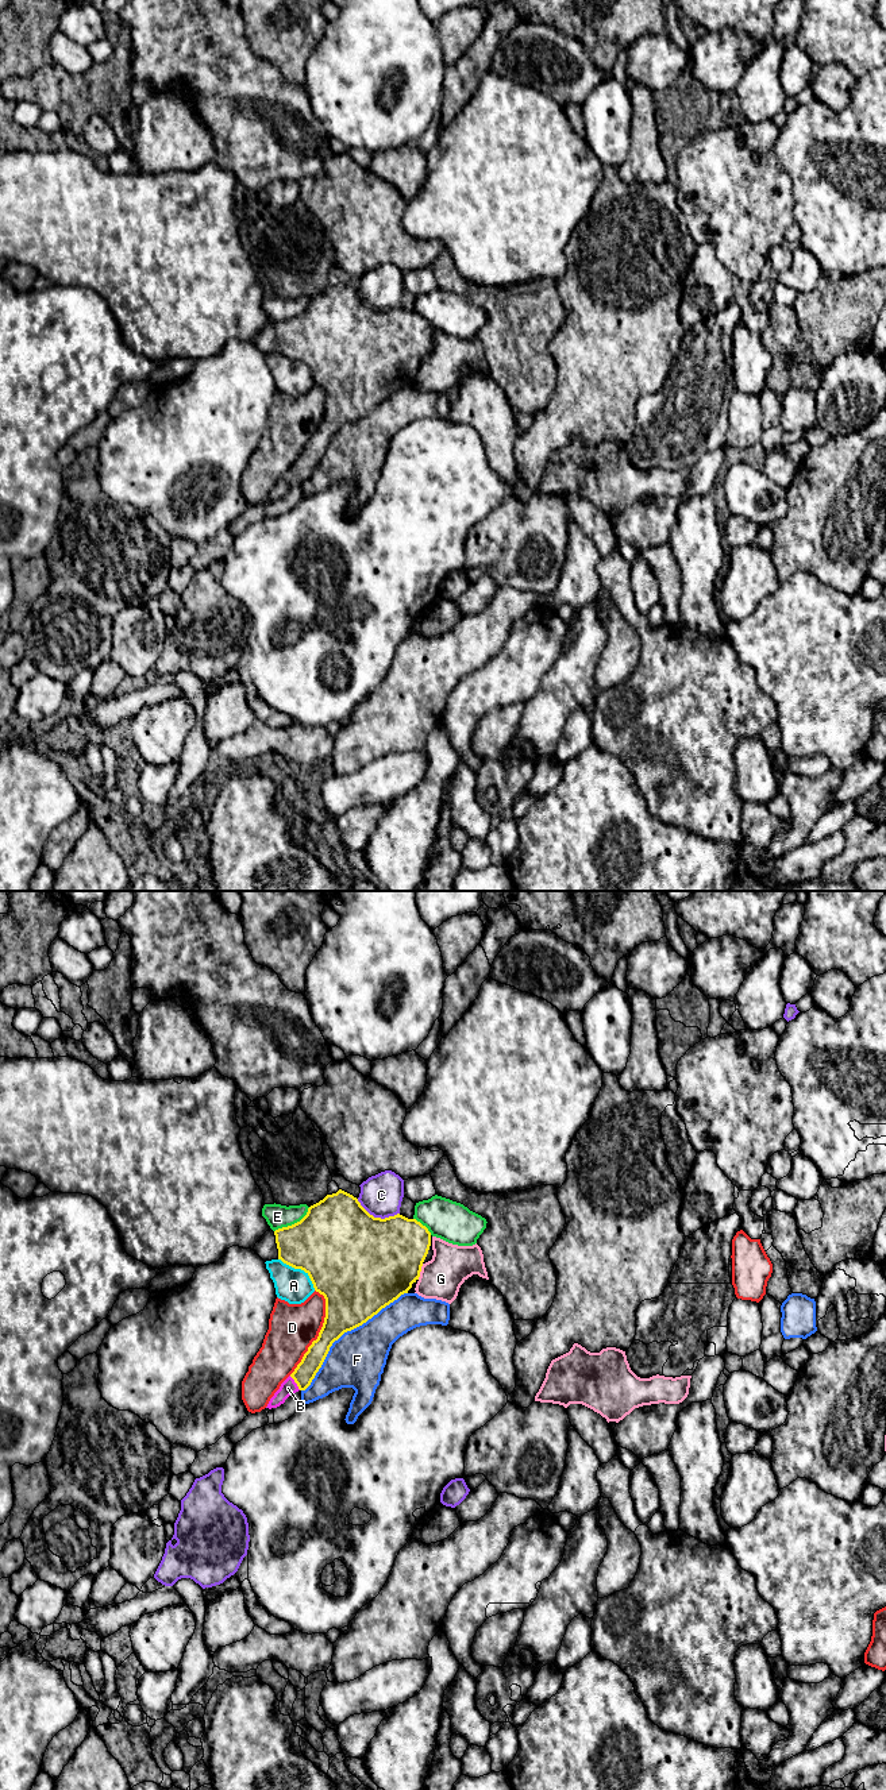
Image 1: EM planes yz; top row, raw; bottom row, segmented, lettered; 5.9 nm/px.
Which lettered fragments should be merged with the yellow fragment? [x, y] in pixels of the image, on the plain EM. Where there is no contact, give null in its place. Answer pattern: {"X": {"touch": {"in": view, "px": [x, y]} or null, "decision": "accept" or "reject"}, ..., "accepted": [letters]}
{"A": {"touch": {"in": "yz", "px": [300, 361]}, "decision": "reject"}, "B": {"touch": {"in": "yz", "px": [295, 474]}, "decision": "accept"}, "C": {"touch": {"in": "yz", "px": [377, 311]}, "decision": "reject"}, "D": {"touch": {"in": "yz", "px": [320, 424]}, "decision": "reject"}, "E": {"touch": {"in": "yz", "px": [295, 316]}, "decision": "reject"}, "F": {"touch": {"in": "yz", "px": [345, 424]}, "decision": "reject"}, "G": {"touch": {"in": "yz", "px": [419, 365]}, "decision": "reject"}, "accepted": ["B"]}

